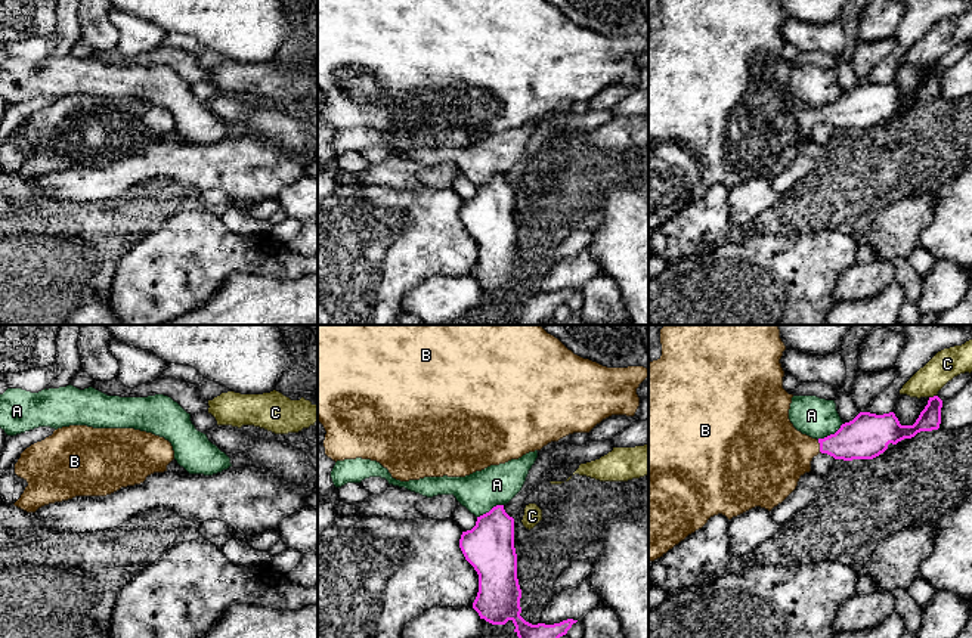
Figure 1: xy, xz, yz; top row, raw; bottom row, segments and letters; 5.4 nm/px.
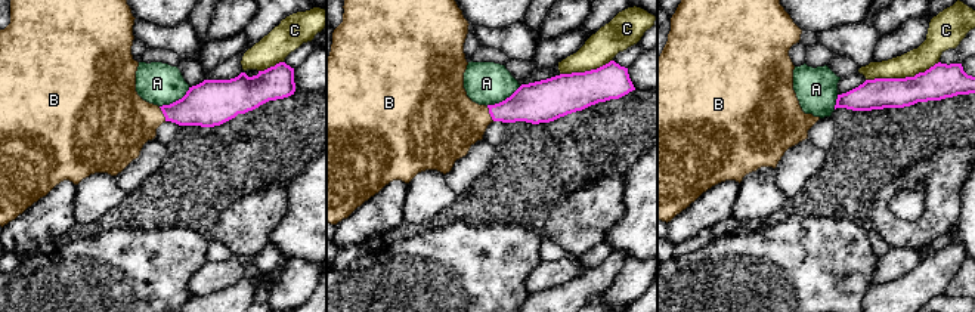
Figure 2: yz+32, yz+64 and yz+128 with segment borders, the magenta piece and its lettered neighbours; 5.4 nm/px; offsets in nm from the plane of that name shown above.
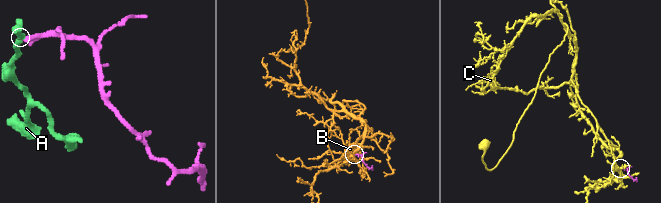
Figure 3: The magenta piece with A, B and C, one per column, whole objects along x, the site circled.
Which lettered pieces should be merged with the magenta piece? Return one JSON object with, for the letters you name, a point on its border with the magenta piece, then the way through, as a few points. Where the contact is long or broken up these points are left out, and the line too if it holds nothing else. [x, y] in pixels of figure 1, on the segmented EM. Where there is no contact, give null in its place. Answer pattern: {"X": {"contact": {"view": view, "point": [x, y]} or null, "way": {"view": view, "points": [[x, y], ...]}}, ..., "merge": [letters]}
{"B": {"contact": {"view": "yz", "point": [820, 446]}, "way": {"view": "yz", "points": [[864, 437], [844, 445], [820, 446], [776, 455]]}}, "merge": ["B"]}

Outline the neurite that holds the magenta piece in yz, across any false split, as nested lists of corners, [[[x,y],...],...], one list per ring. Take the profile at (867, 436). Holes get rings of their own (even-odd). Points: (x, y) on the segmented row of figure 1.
[[[665,325],[660,329],[660,344],[662,344],[662,356],[657,360],[648,362],[648,561],[654,561],[654,560],[663,557],[669,549],[672,549],[675,545],[678,545],[681,541],[684,541],[688,535],[702,529],[708,523],[708,520],[713,515],[722,514],[728,520],[731,520],[733,517],[737,517],[737,515],[740,515],[755,507],[761,507],[761,508],[771,511],[774,507],[781,504],[796,489],[799,478],[805,473],[811,471],[811,461],[818,453],[827,453],[827,455],[833,456],[835,459],[843,459],[843,461],[873,459],[873,458],[879,456],[880,453],[883,453],[888,449],[889,443],[897,445],[898,442],[901,442],[904,439],[914,437],[920,431],[938,430],[940,424],[941,424],[942,400],[938,396],[934,396],[934,397],[929,397],[928,405],[920,412],[919,418],[916,419],[916,422],[913,425],[901,425],[894,412],[883,414],[883,415],[876,415],[876,414],[870,414],[870,412],[860,412],[852,421],[842,424],[841,428],[835,434],[830,434],[824,439],[817,440],[817,439],[812,439],[807,434],[802,434],[801,431],[798,431],[793,427],[793,424],[789,419],[789,409],[790,409],[793,394],[789,394],[783,388],[784,371],[781,368],[780,359],[783,356],[783,351],[786,350],[786,346],[780,338],[778,325]]]

